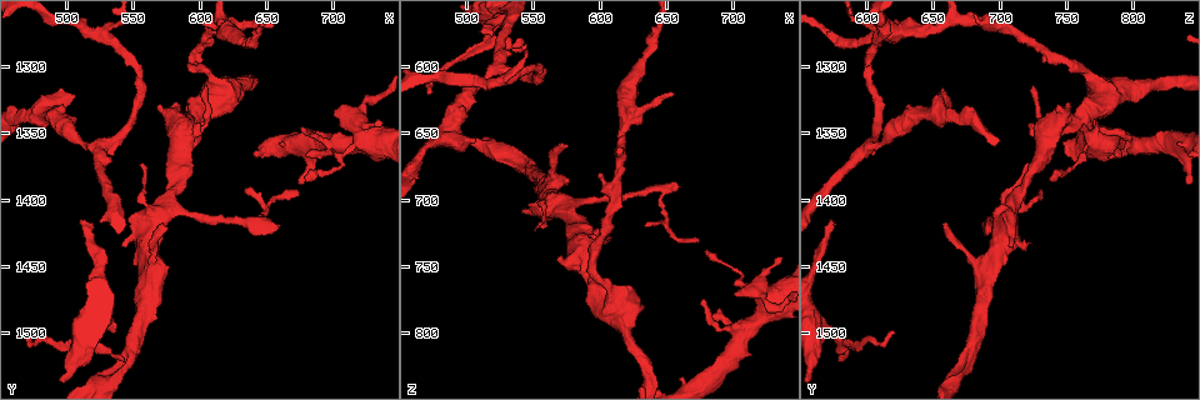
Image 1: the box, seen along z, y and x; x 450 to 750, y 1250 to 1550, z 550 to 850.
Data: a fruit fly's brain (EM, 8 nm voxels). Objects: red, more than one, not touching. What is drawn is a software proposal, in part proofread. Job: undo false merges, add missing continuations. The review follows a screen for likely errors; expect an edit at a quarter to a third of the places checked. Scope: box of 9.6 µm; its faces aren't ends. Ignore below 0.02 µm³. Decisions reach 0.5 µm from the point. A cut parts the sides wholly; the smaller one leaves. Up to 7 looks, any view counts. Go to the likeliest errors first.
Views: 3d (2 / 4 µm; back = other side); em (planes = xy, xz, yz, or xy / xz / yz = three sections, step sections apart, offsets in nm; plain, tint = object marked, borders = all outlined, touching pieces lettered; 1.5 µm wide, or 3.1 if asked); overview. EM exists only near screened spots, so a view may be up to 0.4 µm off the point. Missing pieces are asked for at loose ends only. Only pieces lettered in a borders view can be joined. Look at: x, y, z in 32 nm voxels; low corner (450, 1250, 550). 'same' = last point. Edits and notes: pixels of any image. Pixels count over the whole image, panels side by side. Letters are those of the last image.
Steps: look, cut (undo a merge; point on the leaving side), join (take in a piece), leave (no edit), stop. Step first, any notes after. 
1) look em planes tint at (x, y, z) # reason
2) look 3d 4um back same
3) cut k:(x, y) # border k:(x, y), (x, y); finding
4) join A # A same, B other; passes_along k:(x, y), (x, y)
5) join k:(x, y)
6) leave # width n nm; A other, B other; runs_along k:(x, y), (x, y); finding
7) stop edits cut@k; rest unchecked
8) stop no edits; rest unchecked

look em planes borders at (544, 1522, 580) # thin end

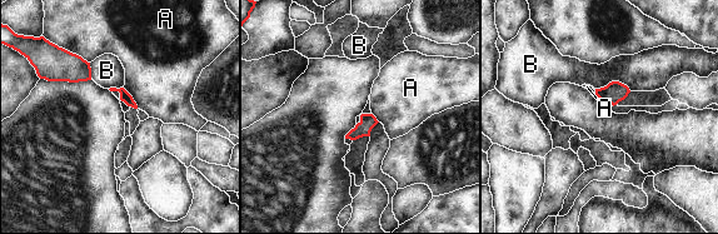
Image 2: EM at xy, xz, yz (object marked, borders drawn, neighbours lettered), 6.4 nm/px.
leave # A other, B other; border 2:(123, 88), (138, 108); none of them fits

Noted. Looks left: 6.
look 3d 4um at (512, 1416, 576) # branch stops here

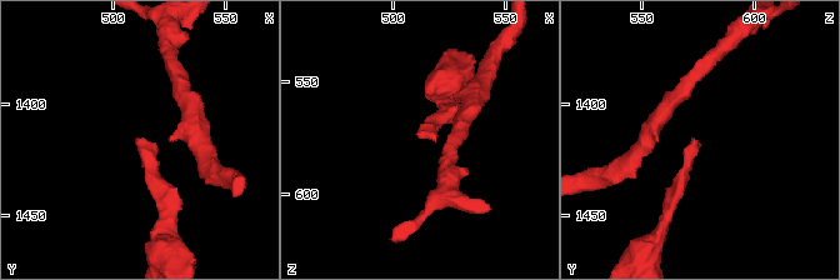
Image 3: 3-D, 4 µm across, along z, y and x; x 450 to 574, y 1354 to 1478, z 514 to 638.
look em planes borders at (510, 1418, 574)

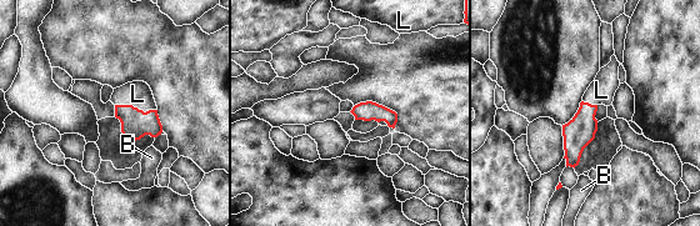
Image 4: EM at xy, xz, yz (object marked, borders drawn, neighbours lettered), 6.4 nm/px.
join L # B other, L same; the neuron continues

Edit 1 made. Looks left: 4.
look em xz step 8 borders at (700, 1334, 770) # stops while still wide

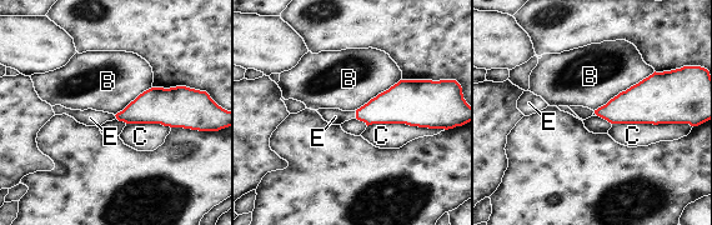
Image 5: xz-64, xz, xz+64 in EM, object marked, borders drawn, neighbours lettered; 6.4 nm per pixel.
look em planes borders same # cut it another way

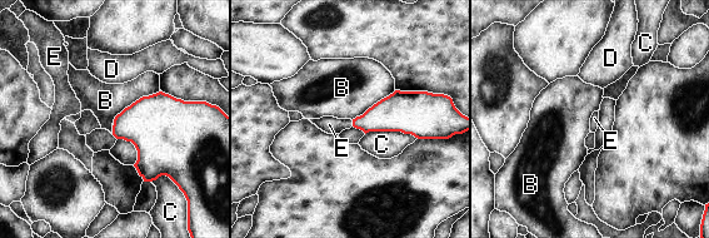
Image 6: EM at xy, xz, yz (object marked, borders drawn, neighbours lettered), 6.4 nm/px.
join E # B other, C other, D other, E same; the neuron continues

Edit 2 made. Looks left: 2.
stop edits join@4, join@6; rest unchecked

